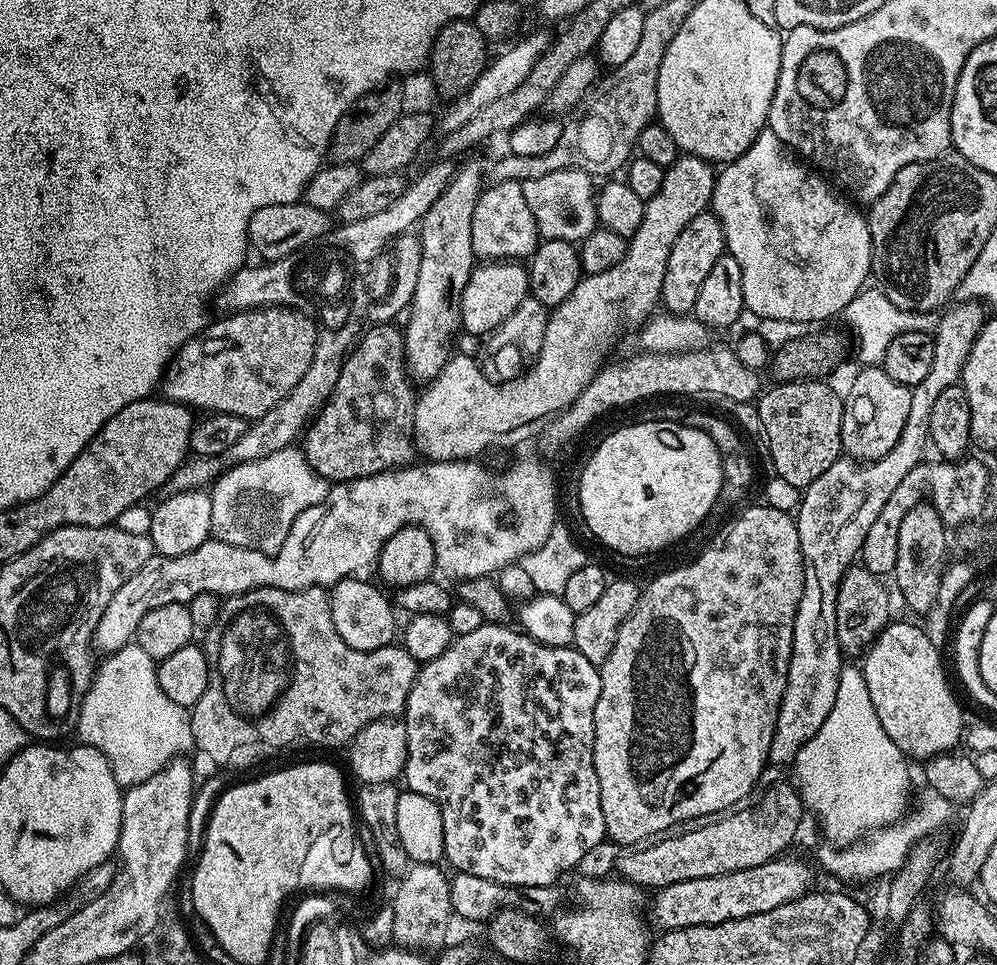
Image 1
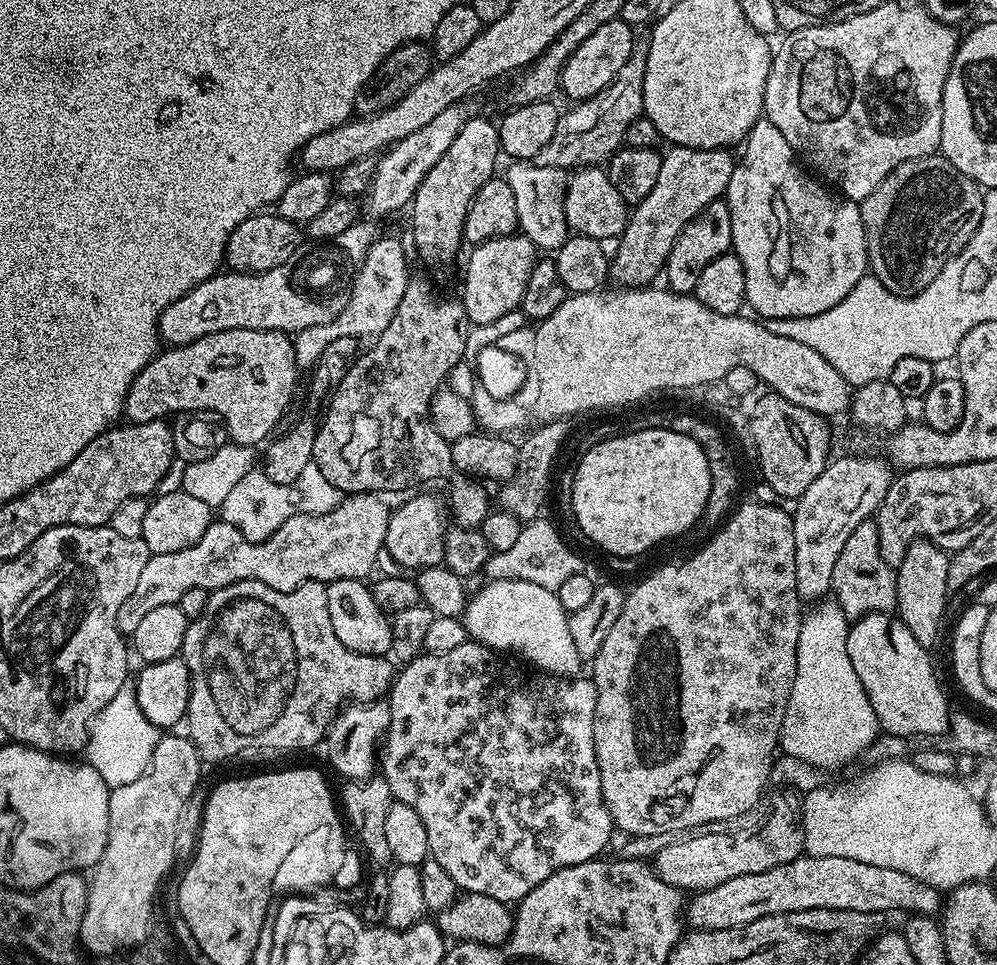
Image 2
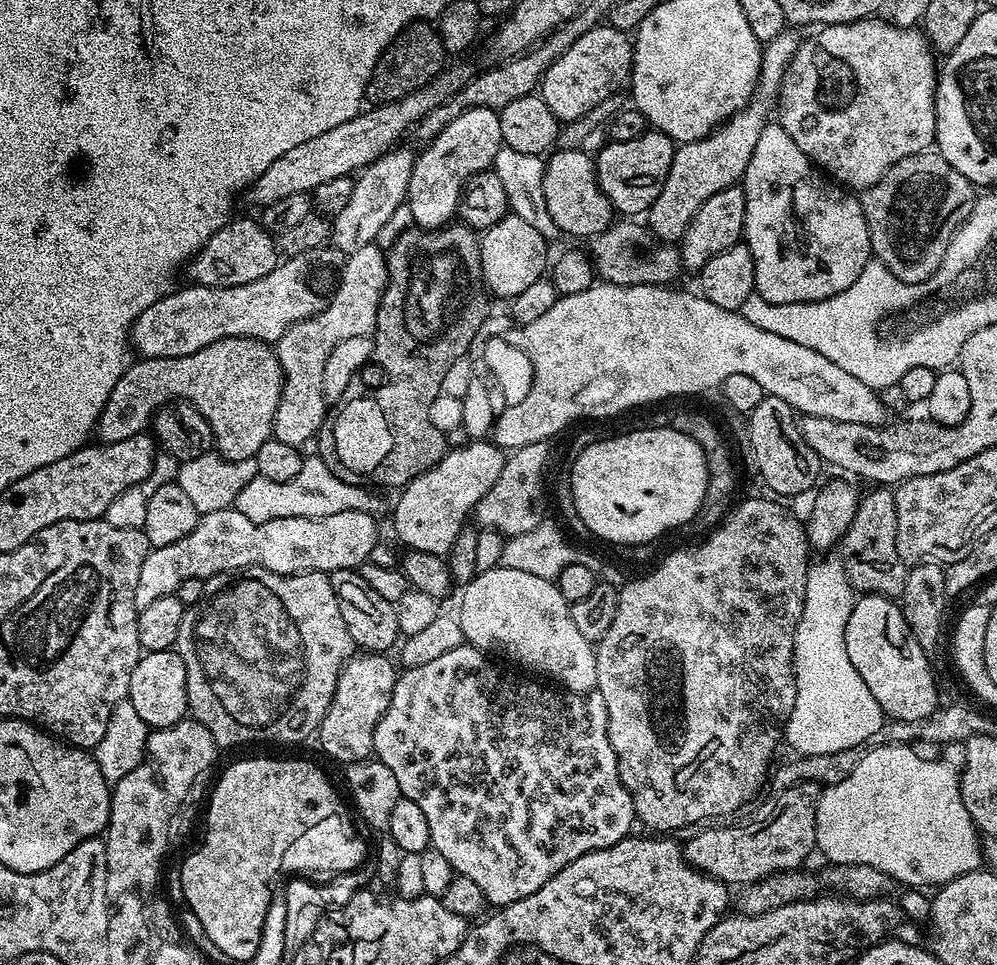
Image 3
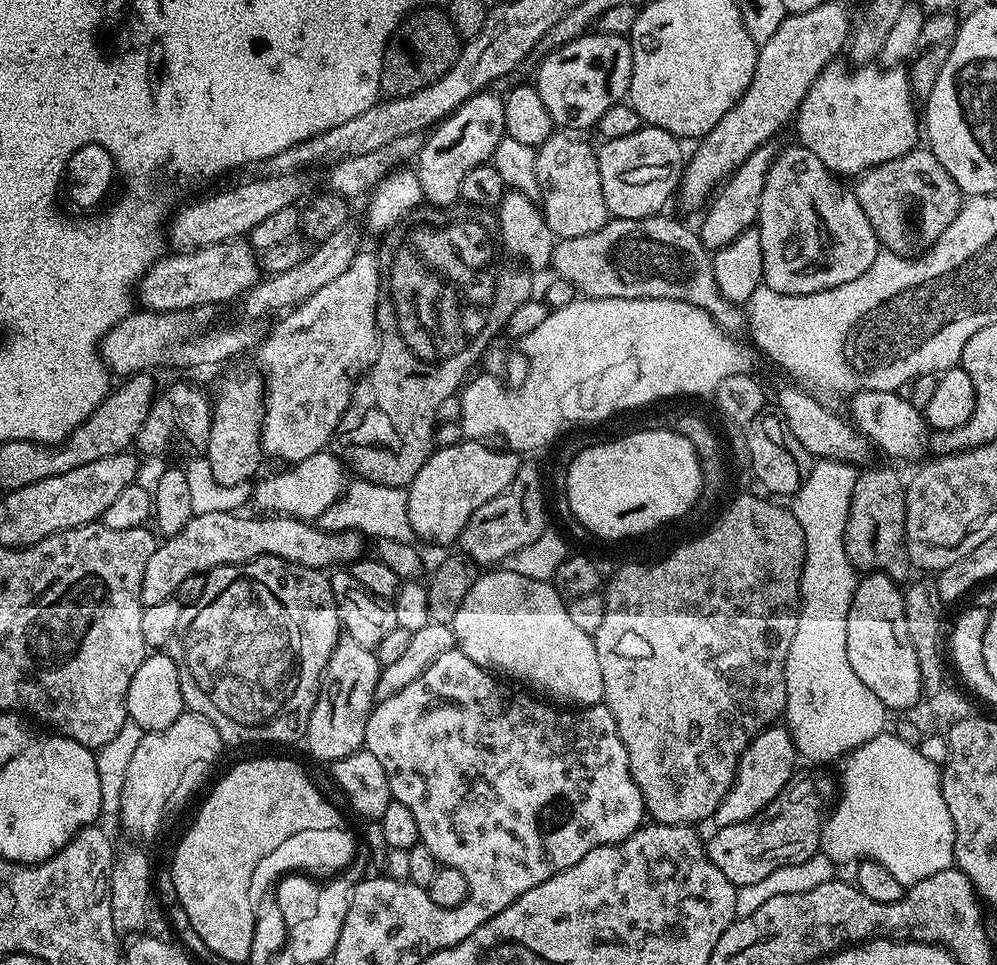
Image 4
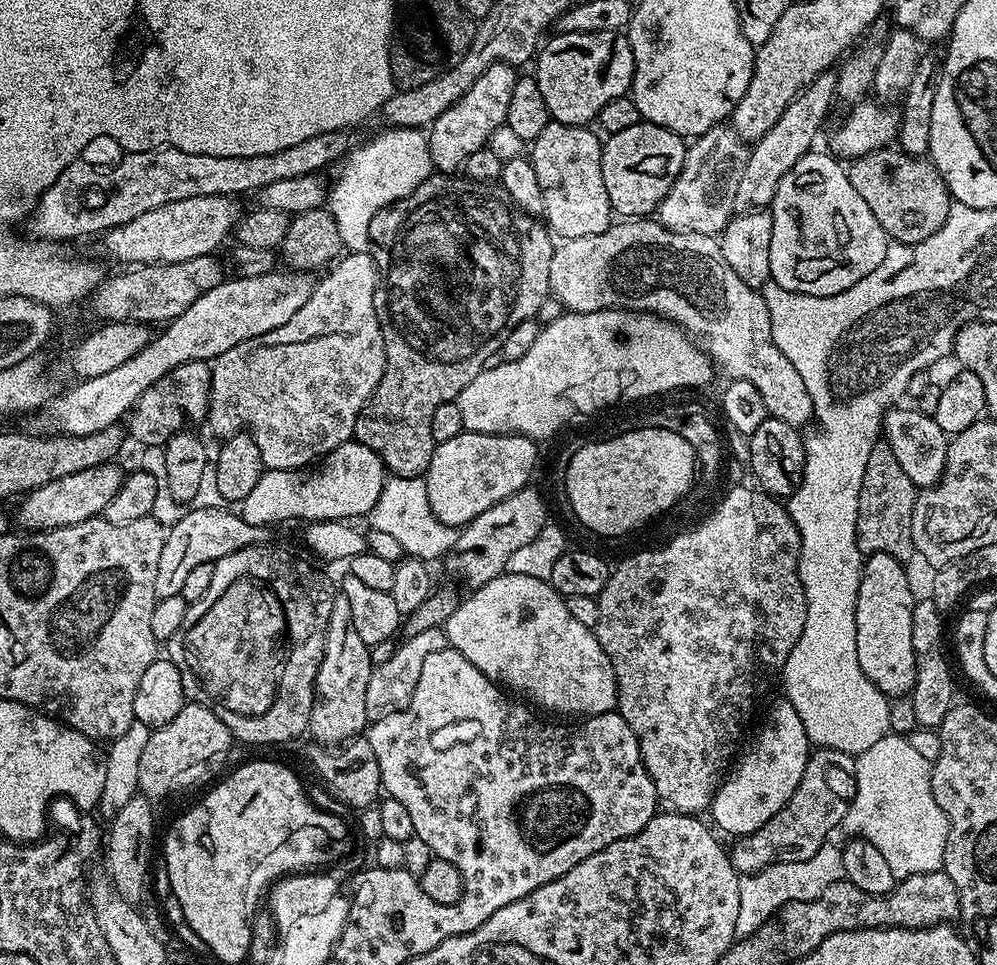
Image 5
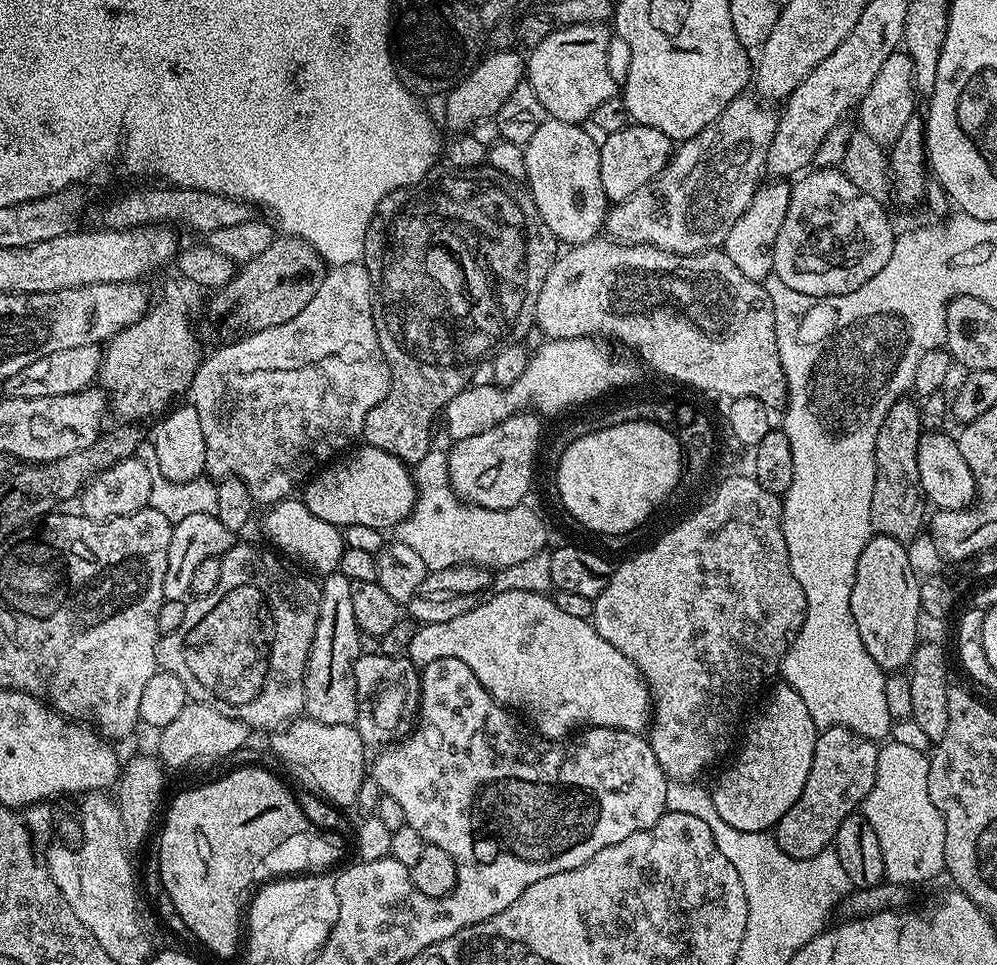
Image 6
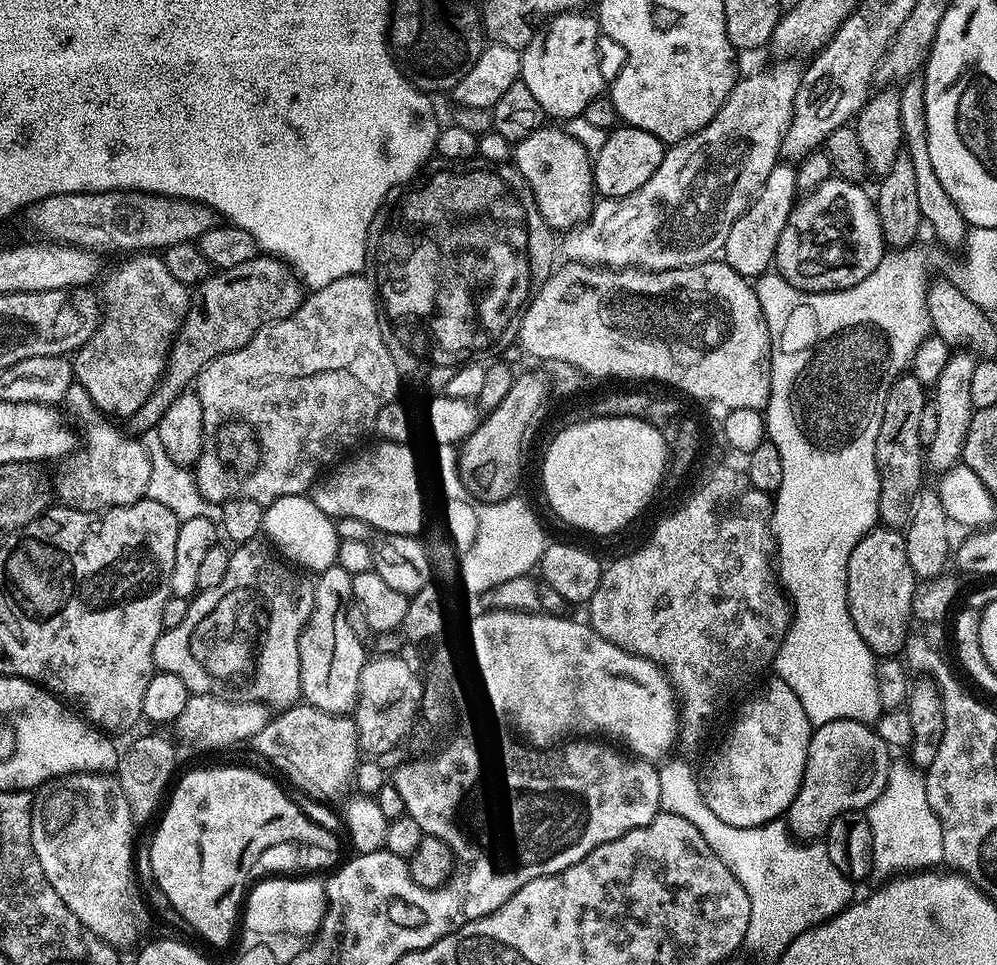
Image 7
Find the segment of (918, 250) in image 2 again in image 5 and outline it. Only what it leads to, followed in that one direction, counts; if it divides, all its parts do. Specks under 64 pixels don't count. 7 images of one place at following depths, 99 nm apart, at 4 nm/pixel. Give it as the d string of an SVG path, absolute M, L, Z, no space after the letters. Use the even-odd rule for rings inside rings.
M891 147L855 157L846 171L854 190L862 194L866 206L878 218L878 226L886 230L889 241L897 244L917 244L933 236L946 222L954 203L931 159L906 156Z

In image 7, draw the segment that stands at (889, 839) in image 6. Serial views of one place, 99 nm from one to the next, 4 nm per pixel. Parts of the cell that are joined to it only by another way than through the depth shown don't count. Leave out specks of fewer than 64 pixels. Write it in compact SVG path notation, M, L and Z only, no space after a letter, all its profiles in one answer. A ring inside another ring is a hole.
M893 763L886 786L882 794L866 809L866 815L872 835L872 865L871 875L877 876L877 881L884 882L897 874L910 874L915 870L932 870L943 861L942 826L940 820L930 810L930 802L926 798L924 777L909 763Z

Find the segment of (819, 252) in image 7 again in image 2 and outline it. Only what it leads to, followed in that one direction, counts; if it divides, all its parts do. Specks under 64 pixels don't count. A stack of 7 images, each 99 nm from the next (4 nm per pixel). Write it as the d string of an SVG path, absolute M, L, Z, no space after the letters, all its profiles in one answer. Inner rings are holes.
M767 118L757 120L743 141L743 148L744 153L738 156L732 169L726 203L732 215L731 251L742 262L746 274L747 307L752 307L757 317L764 316L760 318L770 321L817 316L838 306L869 271L859 203L829 190L815 175L807 176L796 165L797 153L782 138L782 130Z

